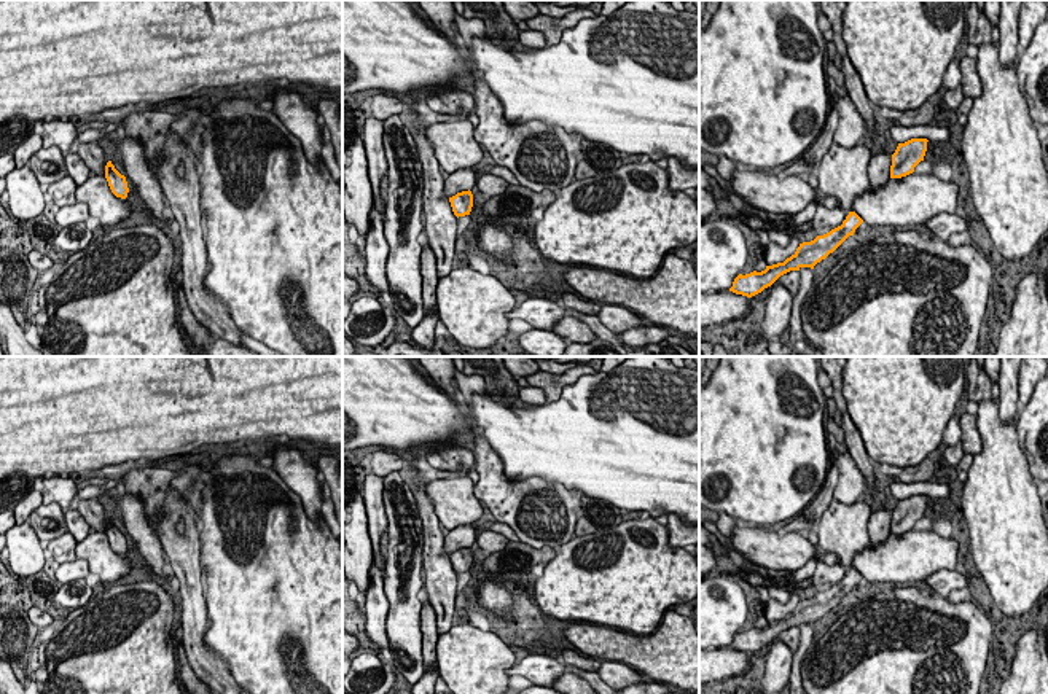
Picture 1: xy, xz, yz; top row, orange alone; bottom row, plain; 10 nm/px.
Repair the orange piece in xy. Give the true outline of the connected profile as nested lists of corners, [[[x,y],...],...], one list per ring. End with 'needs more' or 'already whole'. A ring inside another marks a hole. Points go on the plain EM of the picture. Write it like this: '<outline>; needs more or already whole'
[[[80,498],[78,511],[89,527],[94,527],[97,532],[104,532],[107,535],[108,543],[116,554],[127,554],[129,544],[126,533],[121,532],[111,517],[107,516],[104,503],[97,498]]]; needs more

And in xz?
[[[459,525],[444,536],[444,552],[449,556],[454,571],[470,571],[473,563],[471,544],[476,541],[476,525]]]; needs more

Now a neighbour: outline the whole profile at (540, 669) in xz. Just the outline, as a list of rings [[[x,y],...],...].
[[[529,654],[506,670],[510,676],[519,675],[538,686],[553,686],[565,672],[567,665],[548,654]]]

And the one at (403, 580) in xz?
[[[398,471],[384,476],[382,500],[385,517],[389,520],[389,544],[384,568],[384,592],[389,600],[385,630],[389,637],[389,648],[393,657],[393,669],[400,672],[411,684],[416,684],[425,672],[420,630],[422,602],[417,598],[419,591],[424,587],[424,527],[413,490],[401,479]]]

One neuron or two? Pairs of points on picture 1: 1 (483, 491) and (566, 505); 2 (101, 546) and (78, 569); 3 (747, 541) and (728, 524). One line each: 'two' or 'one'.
1: one
2: one
3: two

